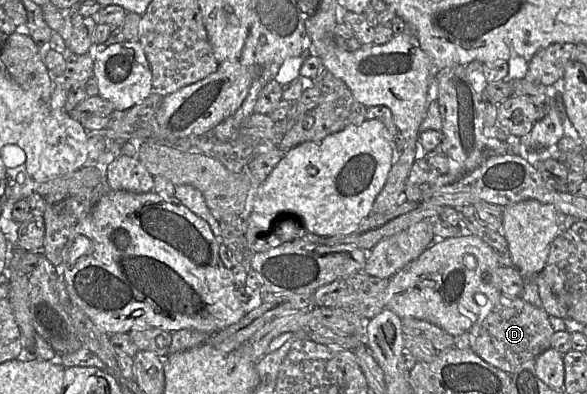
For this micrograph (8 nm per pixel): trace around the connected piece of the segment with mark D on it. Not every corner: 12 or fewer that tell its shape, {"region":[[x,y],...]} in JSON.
{"region":[[501,295],[470,348],[513,374],[550,348],[543,308]]}

